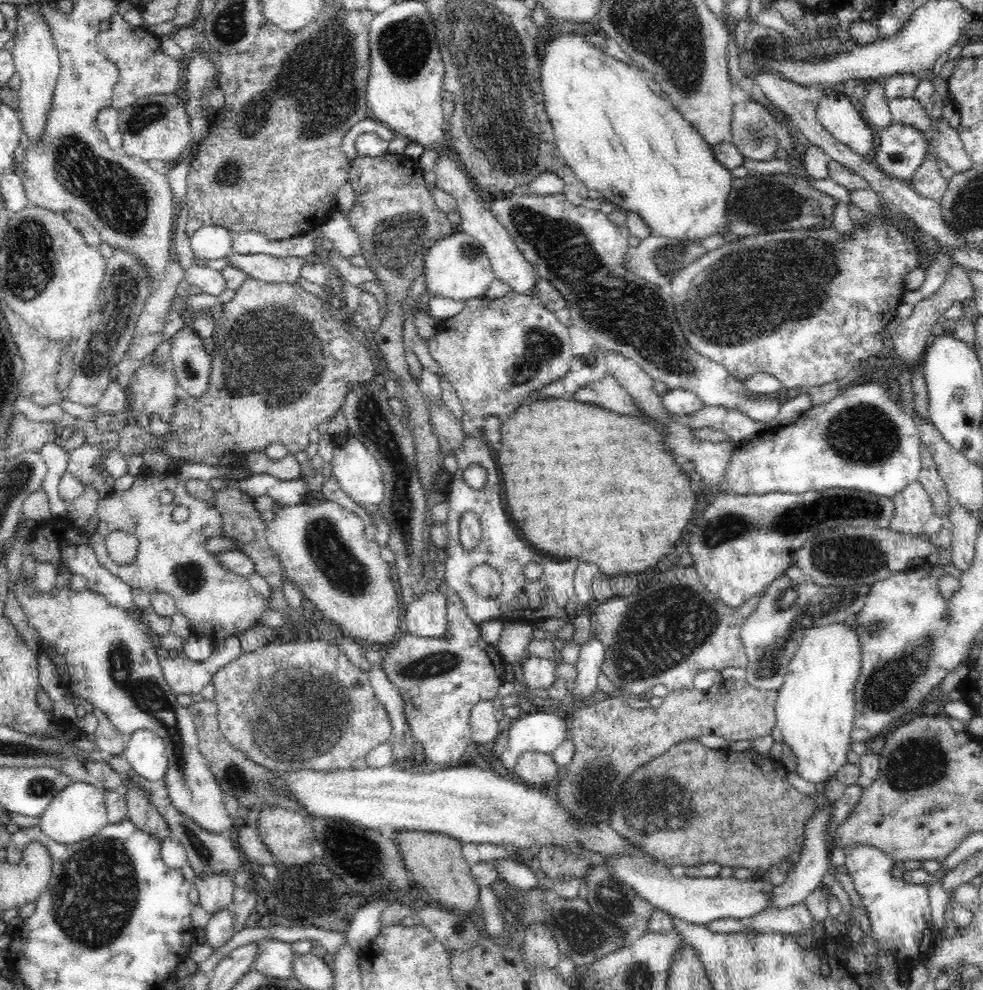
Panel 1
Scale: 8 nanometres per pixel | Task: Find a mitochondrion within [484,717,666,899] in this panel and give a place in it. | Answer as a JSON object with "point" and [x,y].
{"point":[595,786]}

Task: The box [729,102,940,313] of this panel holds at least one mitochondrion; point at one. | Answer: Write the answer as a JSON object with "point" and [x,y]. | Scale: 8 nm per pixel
{"point":[745,206]}

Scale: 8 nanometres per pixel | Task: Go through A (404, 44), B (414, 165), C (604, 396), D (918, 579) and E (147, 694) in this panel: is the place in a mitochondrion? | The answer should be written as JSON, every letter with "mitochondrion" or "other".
{"A":"mitochondrion","B":"other","C":"other","D":"other","E":"mitochondrion"}

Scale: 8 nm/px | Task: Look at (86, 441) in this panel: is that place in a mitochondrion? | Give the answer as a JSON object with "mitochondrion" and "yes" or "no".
{"mitochondrion":"no"}

